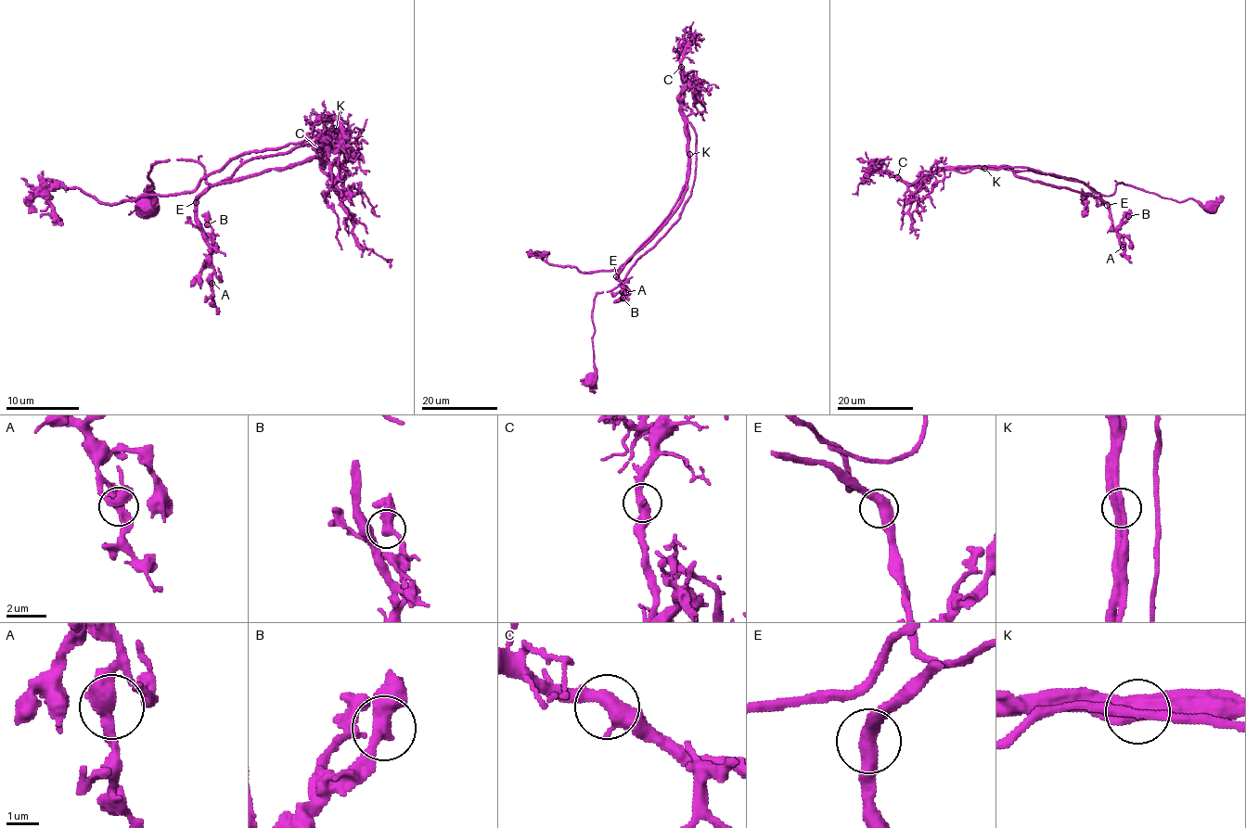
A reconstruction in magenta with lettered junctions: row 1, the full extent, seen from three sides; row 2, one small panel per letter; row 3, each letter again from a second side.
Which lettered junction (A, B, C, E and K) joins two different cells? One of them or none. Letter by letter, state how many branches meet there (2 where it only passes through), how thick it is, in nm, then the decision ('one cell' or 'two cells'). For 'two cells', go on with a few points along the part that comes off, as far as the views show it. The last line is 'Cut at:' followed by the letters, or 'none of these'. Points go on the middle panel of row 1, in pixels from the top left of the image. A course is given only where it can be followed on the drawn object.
A: branches 2; calibre 460 nm; one cell
B: branches 2; calibre 480 nm; one cell
C: branches 2; calibre 480 nm; one cell
E: branches 2; calibre 500 nm; one cell
K: branches 2; calibre 480 nm; two cells; course (689, 154), (687, 183), (669, 215), (617, 270), (581, 273), (575, 267), (550, 265), (541, 254), (546, 252)
Cut at: K

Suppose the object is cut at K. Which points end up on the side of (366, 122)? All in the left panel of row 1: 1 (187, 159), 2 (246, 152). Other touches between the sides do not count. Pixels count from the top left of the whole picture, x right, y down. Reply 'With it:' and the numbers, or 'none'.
With it: 1

